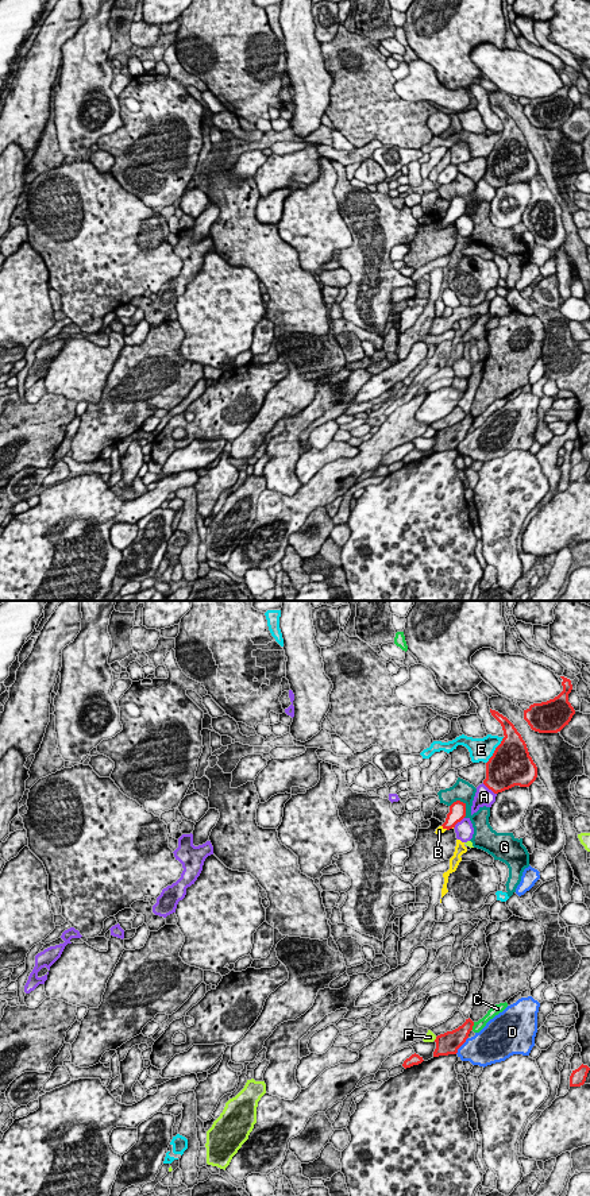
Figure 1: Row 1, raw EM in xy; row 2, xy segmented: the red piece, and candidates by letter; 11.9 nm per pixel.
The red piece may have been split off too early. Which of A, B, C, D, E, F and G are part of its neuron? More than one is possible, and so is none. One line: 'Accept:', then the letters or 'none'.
Accept: B

